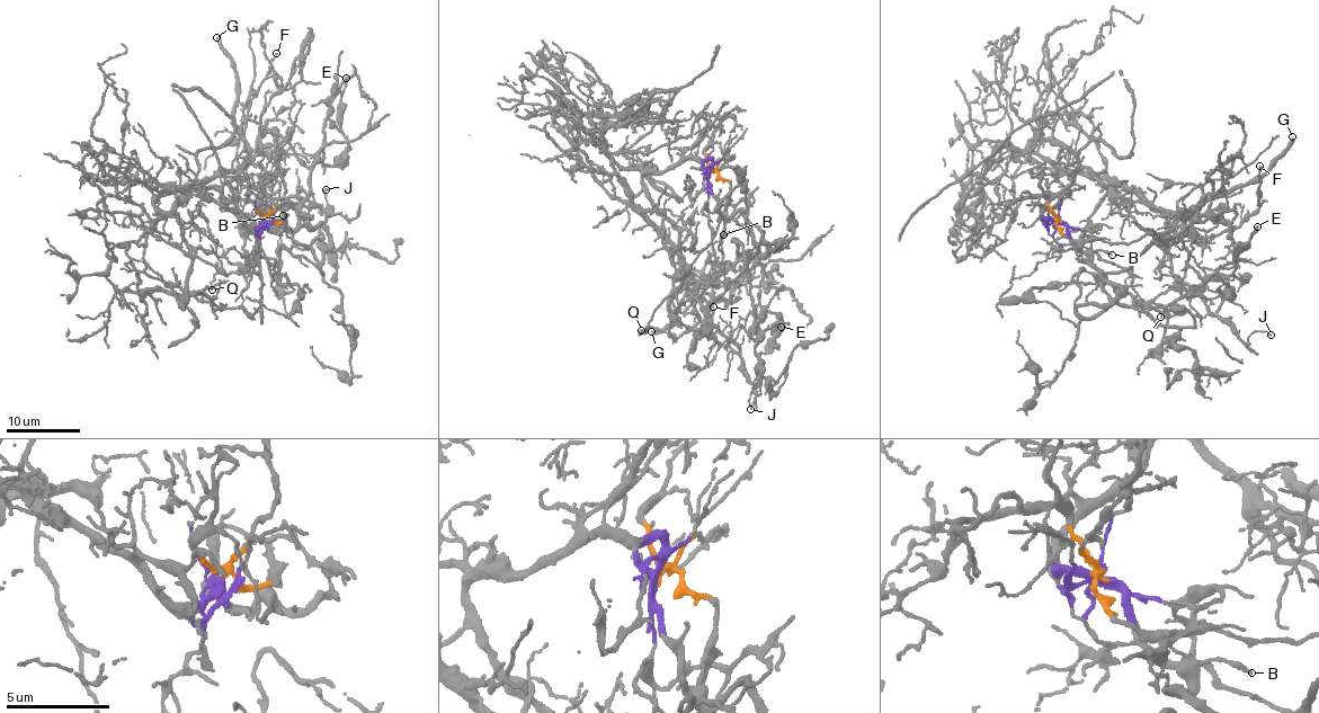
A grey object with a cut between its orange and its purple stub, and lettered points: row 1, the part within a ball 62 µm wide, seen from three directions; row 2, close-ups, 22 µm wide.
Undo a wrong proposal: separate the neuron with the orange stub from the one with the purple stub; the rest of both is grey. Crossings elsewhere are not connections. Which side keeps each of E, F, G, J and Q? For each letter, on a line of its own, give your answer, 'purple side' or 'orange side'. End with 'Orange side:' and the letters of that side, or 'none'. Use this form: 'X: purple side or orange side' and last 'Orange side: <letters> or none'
E: purple side
F: purple side
G: orange side
J: purple side
Q: purple side
Orange side: G

